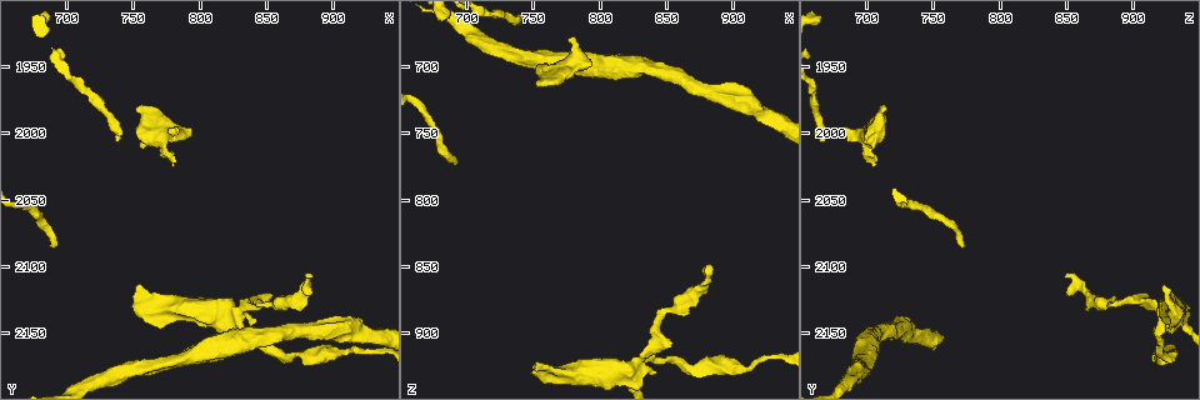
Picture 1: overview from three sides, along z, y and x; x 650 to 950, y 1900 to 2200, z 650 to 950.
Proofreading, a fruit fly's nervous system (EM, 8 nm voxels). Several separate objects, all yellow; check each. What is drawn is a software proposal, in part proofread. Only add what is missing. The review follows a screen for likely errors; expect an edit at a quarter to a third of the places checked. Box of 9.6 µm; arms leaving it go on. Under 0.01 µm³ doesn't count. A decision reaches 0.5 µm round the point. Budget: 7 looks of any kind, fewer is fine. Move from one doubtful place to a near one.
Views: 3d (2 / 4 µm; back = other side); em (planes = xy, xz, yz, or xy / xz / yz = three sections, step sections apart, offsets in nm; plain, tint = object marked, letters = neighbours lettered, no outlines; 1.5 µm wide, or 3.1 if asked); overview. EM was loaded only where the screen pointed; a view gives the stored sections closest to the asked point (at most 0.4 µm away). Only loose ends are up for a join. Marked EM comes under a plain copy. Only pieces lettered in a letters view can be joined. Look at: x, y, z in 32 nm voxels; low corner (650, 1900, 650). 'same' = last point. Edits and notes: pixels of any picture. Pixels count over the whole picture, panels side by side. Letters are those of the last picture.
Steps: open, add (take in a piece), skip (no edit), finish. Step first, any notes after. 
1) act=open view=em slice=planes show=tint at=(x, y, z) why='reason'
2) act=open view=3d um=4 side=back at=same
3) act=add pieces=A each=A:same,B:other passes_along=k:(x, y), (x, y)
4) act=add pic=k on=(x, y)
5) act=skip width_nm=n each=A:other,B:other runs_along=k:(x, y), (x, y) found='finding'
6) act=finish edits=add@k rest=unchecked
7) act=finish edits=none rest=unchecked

act=open view=3d um=4 at=(780, 1996, 678) why='branch stops here'

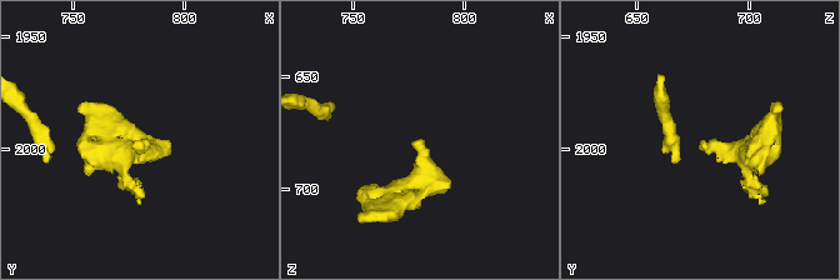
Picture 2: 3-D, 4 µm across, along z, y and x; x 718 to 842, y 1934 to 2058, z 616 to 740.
act=open view=em slice=planes show=tint at=(780, 1997, 677) why='need the tissue'

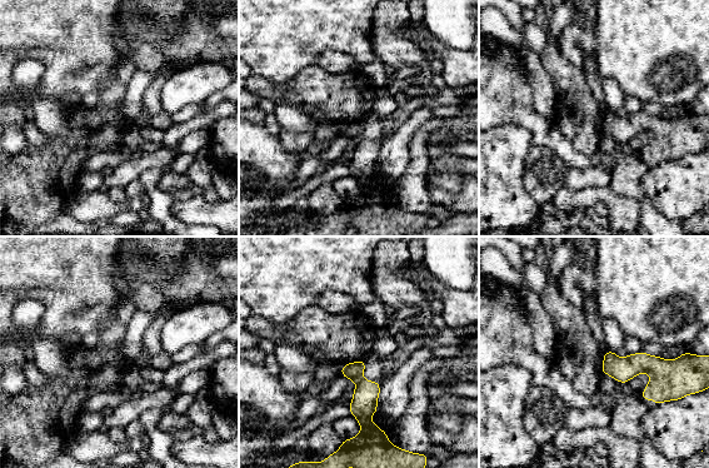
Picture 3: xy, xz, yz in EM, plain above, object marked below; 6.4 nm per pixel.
act=open view=em slice=planes show=letters at=same

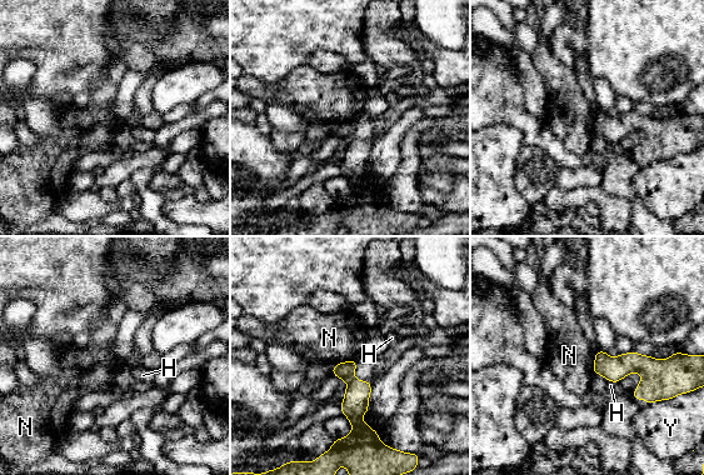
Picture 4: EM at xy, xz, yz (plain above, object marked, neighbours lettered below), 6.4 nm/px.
act=skip longest_contact=N:130nm each=H:other,N:other,Y:other border=4:(593, 354), (594, 373) found='no lettered piece goes on from it'

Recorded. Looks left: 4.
act=open view=3d um=4 at=(692, 2086, 776) why='branch stops here'

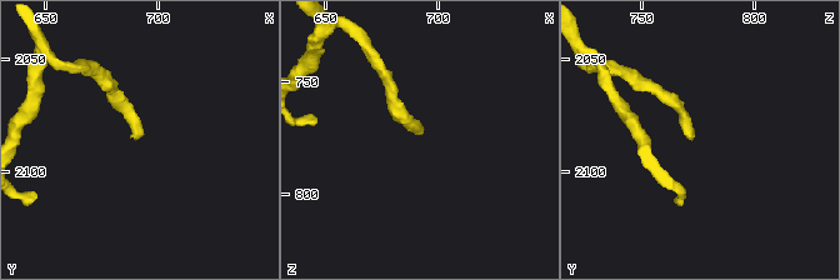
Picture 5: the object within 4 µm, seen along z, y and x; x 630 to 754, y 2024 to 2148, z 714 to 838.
act=open view=em slice=planes show=letters at=(690, 2085, 775)

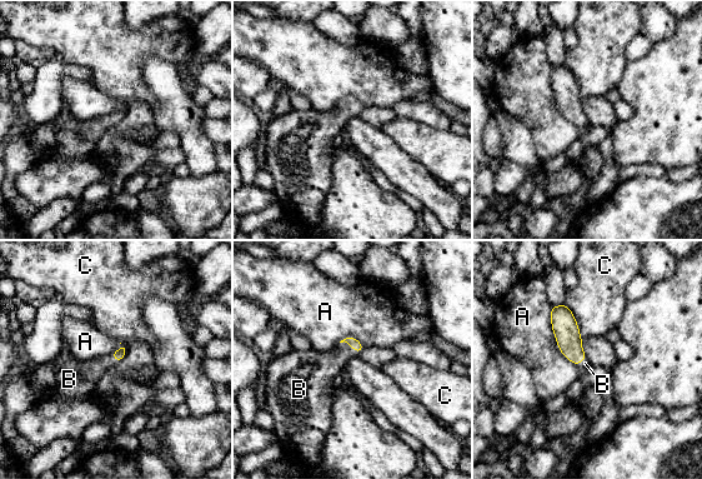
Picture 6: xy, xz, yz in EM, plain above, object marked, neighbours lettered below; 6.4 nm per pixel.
act=add pieces=B each=A:other,B:same,C:other passes_along=6:(351, 342), (349, 345), (319, 369) found='the cell continues'

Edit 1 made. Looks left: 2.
act=finish edits=add@6 rest=unchecked

